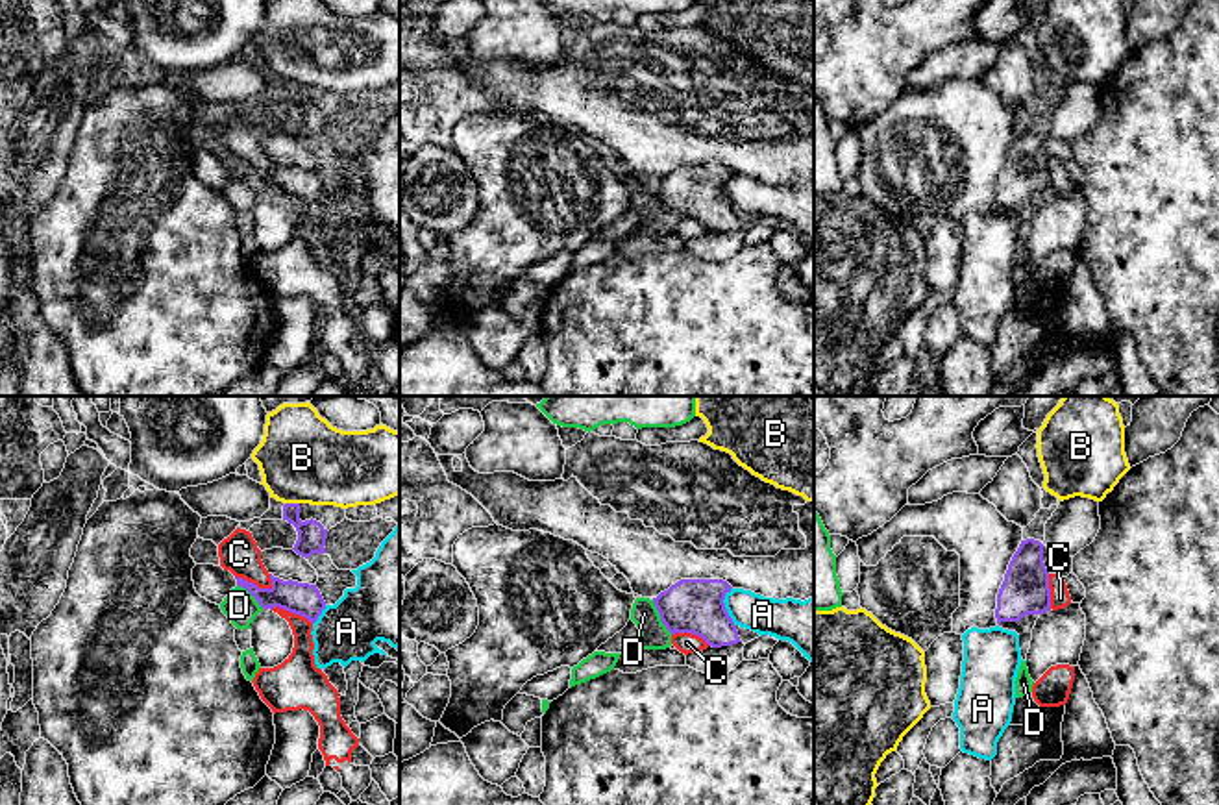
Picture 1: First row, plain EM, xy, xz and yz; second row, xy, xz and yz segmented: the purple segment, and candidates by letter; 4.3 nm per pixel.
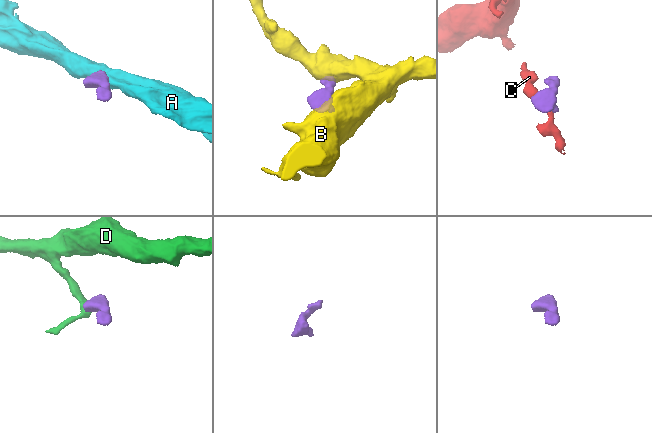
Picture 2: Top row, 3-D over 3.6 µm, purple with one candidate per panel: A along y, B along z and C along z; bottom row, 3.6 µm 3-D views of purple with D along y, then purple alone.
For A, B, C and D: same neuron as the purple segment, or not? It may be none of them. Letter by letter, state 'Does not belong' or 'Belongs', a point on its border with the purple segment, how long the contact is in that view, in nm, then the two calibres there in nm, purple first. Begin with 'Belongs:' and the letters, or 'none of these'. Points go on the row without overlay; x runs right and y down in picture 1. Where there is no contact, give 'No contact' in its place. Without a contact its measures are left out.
Belongs: none of these
A: Does not belong. Touches purple at xz (724, 193). Shared border 180 nm. Thickness 240 nm (purple) against 170 nm
B: Does not belong. Touches purple at xy (293, 89). Shared border 60 nm. Thickness 130 nm (purple) against 380 nm
C: Does not belong. Touches purple at xy (254, 169). Shared border 180 nm. Thickness 140 nm (purple) against 170 nm
D: Does not belong. Touches purple at xz (661, 202). Shared border 180 nm. Thickness 240 nm (purple) against 130 nm

